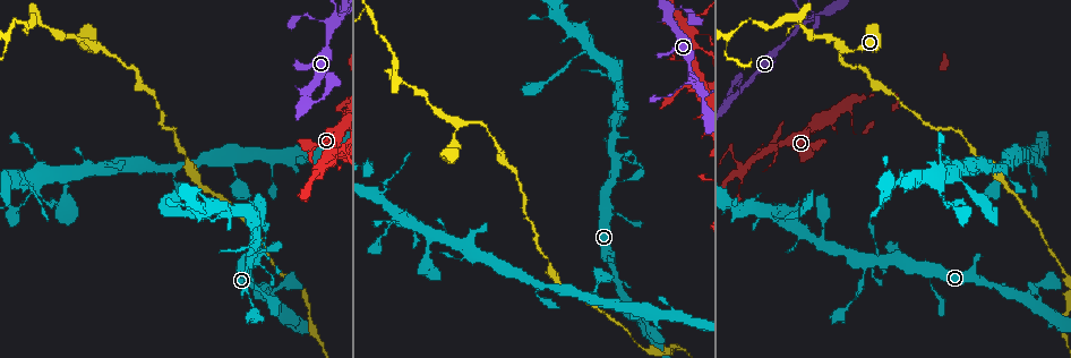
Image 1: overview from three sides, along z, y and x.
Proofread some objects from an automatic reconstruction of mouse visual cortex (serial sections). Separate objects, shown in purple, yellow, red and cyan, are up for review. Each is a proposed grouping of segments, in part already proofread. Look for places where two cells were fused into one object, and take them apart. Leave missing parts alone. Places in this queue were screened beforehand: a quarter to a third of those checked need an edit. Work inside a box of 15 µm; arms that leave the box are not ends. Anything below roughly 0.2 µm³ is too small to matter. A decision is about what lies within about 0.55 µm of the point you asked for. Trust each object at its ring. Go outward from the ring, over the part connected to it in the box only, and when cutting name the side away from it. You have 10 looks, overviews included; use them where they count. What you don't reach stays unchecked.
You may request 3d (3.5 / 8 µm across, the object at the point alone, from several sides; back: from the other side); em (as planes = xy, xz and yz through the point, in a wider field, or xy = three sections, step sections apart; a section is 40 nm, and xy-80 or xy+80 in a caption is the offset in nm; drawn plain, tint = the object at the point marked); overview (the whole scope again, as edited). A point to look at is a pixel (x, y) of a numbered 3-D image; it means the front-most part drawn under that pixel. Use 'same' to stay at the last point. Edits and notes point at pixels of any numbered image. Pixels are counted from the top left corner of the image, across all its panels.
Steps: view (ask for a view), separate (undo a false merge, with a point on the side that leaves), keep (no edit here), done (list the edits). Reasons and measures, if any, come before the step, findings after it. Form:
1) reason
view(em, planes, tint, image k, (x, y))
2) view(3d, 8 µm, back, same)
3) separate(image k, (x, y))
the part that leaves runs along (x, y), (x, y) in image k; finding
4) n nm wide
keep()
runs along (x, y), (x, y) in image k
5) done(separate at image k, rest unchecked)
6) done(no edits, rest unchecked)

a narrow waist
view(3d, 3.5 µm, image 1, (699, 86))

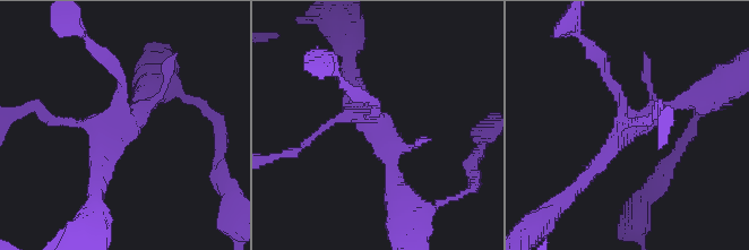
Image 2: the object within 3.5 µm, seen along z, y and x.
now the EM
view(em, xy, step 5, tint, image 2, (378, 128))

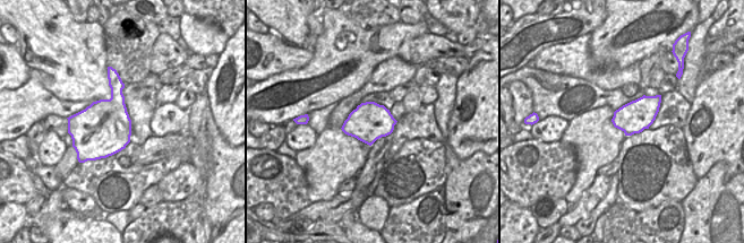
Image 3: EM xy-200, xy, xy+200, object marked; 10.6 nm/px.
keep()
runs along (586, 179), (633, 123), (696, 95) in image 2; continuous, no second cell

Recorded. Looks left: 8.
four arms meet
view(em, xy, step 1, tint, image 1, (321, 166))

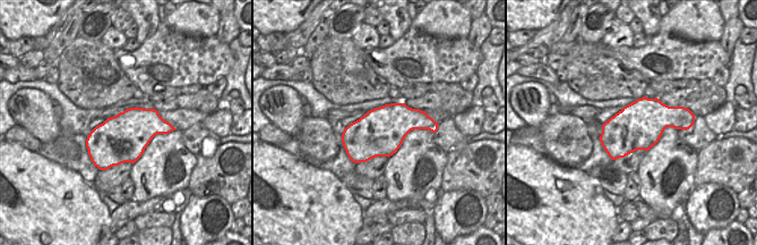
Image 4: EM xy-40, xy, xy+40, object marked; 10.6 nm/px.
view(3d, 3.5 µm, same)

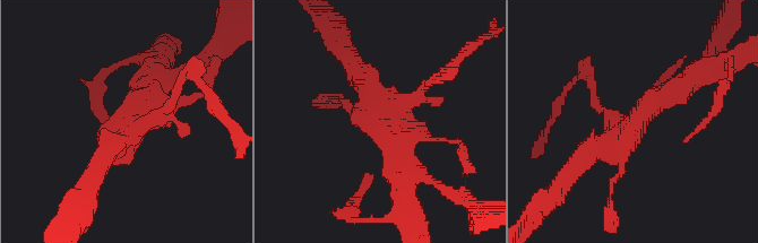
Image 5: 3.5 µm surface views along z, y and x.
keep()
runs along (688, 83), (578, 163) in image 5; continuous, no second cell

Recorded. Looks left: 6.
two arms in line, one across
view(3d, 3.5 µm, image 1, (1029, 299))

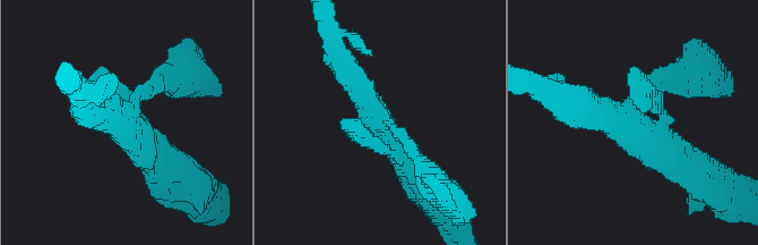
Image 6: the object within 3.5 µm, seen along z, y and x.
view(em, xy, step 1, tint, image 6, (122, 126))

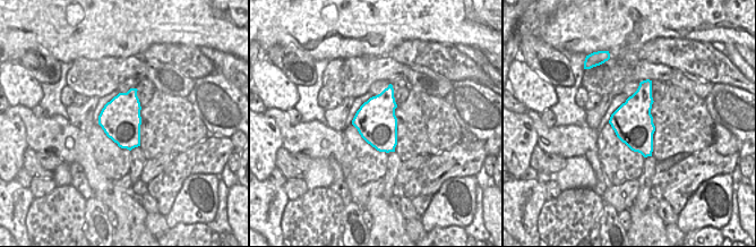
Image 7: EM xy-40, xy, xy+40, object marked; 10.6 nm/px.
keep()
runs along (343, 65), (408, 171) in image 6; one cell here

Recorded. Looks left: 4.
three-way junction
view(3d, 3.5 µm, image 1, (842, 46))

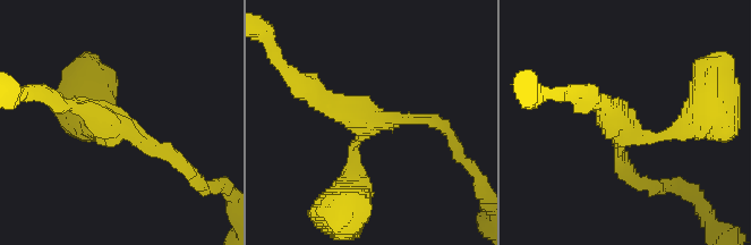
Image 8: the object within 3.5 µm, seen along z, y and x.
3 arms; arms of 150, 250, 250 nm
view(em, xy, step 2, tint, image 8, (629, 129))

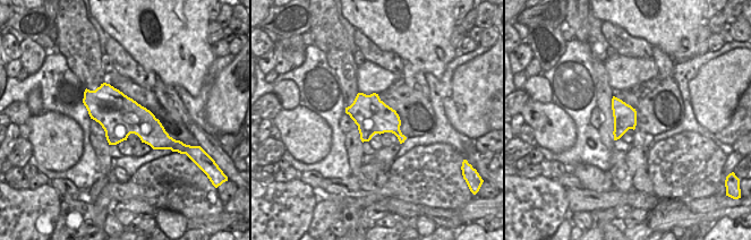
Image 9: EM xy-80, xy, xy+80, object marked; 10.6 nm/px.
380 nm wide
keep()
runs along (349, 191), (367, 126), (433, 120) in image 8; one cell here

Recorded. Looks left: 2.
done(no edits, rest unchecked)

